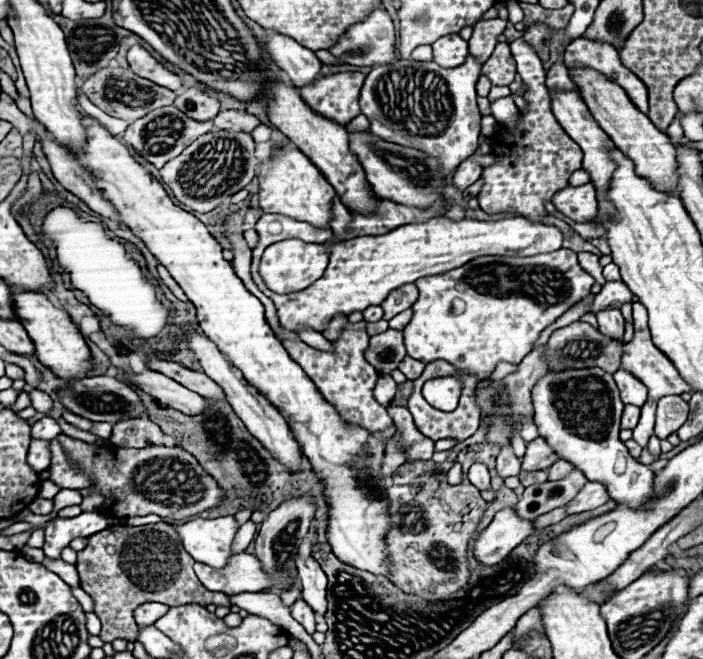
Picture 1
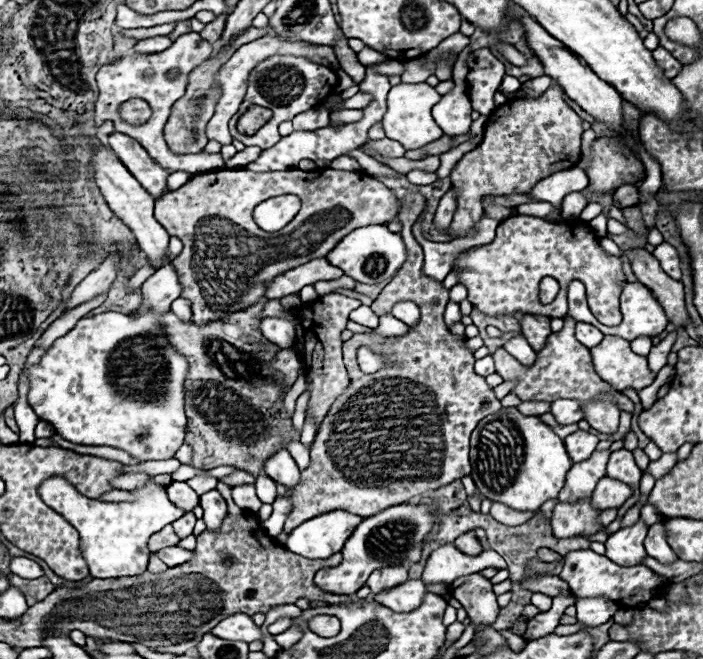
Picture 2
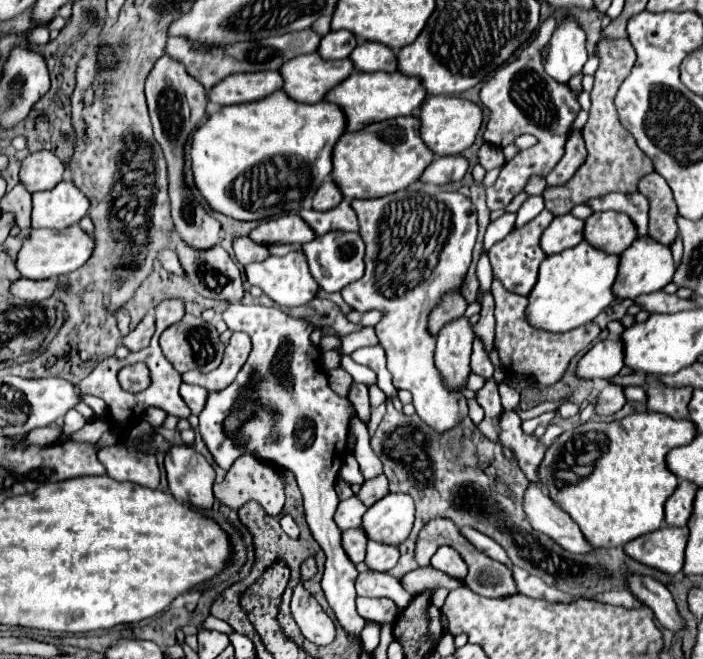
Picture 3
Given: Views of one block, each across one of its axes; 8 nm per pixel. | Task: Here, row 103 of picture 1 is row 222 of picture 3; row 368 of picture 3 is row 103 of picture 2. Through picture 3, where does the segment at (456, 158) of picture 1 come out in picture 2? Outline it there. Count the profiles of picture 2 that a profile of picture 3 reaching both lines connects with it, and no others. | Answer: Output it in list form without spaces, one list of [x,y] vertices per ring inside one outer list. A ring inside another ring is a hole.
[[[426,82],[422,84],[398,84],[392,86],[390,94],[388,94],[388,112],[382,118],[382,126],[388,138],[404,144],[406,150],[416,150],[422,148],[438,138],[444,136],[444,132],[440,132],[440,128],[436,126],[436,122],[432,120],[432,108],[440,102],[440,94],[436,92],[436,88],[428,86]]]

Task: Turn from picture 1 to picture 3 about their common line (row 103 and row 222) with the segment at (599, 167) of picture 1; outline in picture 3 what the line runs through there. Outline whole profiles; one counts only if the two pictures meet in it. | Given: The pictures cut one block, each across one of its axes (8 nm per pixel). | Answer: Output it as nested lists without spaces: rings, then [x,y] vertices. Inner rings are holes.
[[[570,214],[556,216],[552,220],[552,224],[544,230],[544,234],[540,238],[540,246],[542,246],[546,256],[560,254],[562,250],[572,248],[572,246],[576,246],[576,244],[580,244],[584,240],[582,230],[584,230],[582,220],[578,220],[578,218],[570,216]]]

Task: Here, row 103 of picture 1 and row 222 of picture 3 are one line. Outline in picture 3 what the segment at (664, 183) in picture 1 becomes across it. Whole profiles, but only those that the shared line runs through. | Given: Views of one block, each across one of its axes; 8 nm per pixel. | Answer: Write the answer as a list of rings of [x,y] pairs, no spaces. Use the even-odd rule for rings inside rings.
[[[594,212],[586,218],[584,240],[606,254],[622,254],[636,240],[636,226],[622,212]]]

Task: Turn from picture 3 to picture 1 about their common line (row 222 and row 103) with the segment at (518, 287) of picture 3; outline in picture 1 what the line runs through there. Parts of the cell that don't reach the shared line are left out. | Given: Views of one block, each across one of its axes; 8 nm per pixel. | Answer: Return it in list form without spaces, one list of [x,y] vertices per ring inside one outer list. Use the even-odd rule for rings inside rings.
[[[522,38],[510,44],[510,51],[516,60],[517,72],[526,86],[524,100],[528,104],[524,110],[518,112],[516,128],[504,124],[496,126],[492,134],[492,154],[498,156],[492,166],[486,166],[482,170],[480,178],[484,180],[484,186],[478,192],[478,202],[486,214],[514,212],[538,224],[546,216],[544,204],[550,202],[552,196],[560,192],[560,188],[568,186],[568,178],[572,176],[572,172],[580,170],[582,150],[552,116],[550,96],[544,84],[546,76],[538,54],[532,50],[532,46],[522,42]]]

